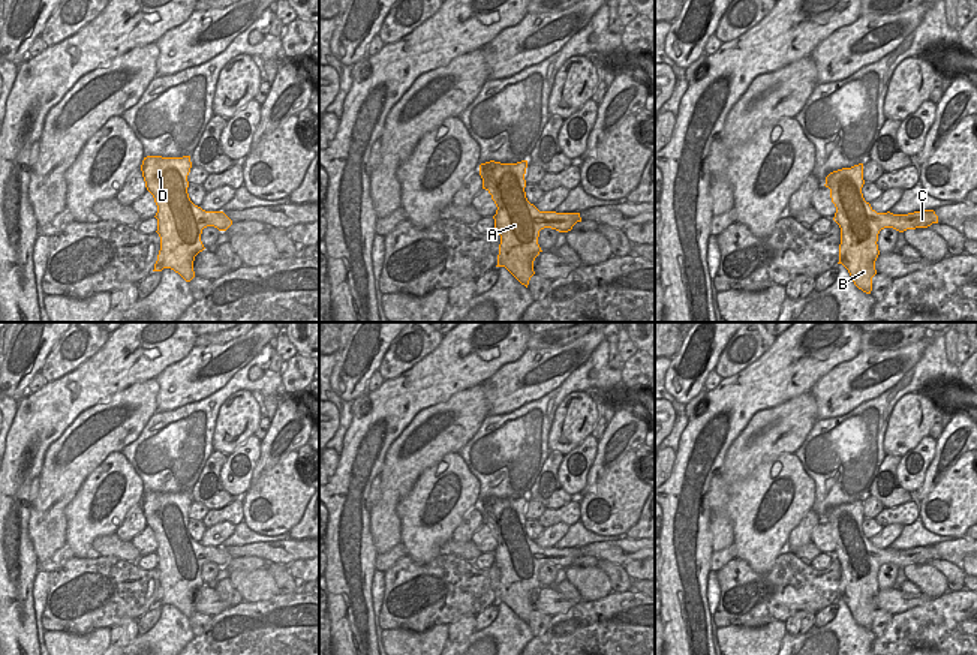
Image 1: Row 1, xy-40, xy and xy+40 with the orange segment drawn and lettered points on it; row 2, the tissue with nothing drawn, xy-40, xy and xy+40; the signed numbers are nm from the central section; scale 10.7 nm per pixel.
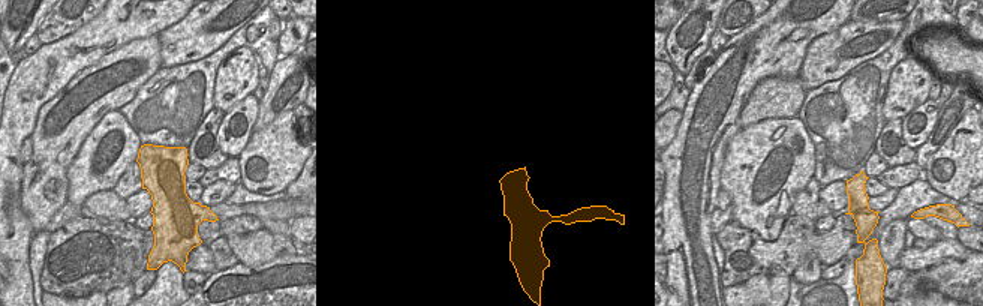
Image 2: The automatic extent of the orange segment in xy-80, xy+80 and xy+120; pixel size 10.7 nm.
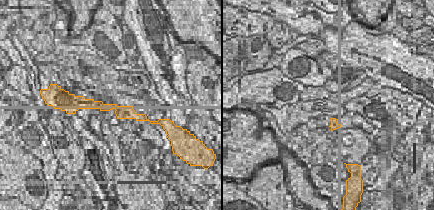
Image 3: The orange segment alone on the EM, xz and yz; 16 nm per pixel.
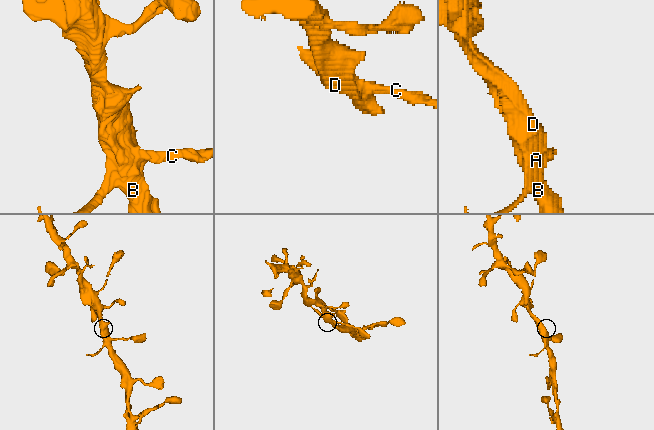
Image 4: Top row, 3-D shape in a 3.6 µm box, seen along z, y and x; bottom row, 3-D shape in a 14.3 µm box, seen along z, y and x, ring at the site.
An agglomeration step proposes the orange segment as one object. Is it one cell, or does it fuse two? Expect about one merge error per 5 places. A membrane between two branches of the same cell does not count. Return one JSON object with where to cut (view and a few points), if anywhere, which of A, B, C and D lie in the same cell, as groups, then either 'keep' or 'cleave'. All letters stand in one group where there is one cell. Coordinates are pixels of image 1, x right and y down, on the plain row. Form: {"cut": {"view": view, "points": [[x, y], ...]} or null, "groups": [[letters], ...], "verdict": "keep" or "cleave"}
{"cut": null, "groups": [["A", "B", "C", "D"]], "verdict": "keep"}

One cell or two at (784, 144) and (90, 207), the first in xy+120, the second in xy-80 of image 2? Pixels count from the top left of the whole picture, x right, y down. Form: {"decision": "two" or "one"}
{"decision": "two"}

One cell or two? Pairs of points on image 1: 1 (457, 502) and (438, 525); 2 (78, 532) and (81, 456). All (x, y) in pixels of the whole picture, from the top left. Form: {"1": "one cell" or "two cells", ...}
{"1": "one cell", "2": "two cells"}

